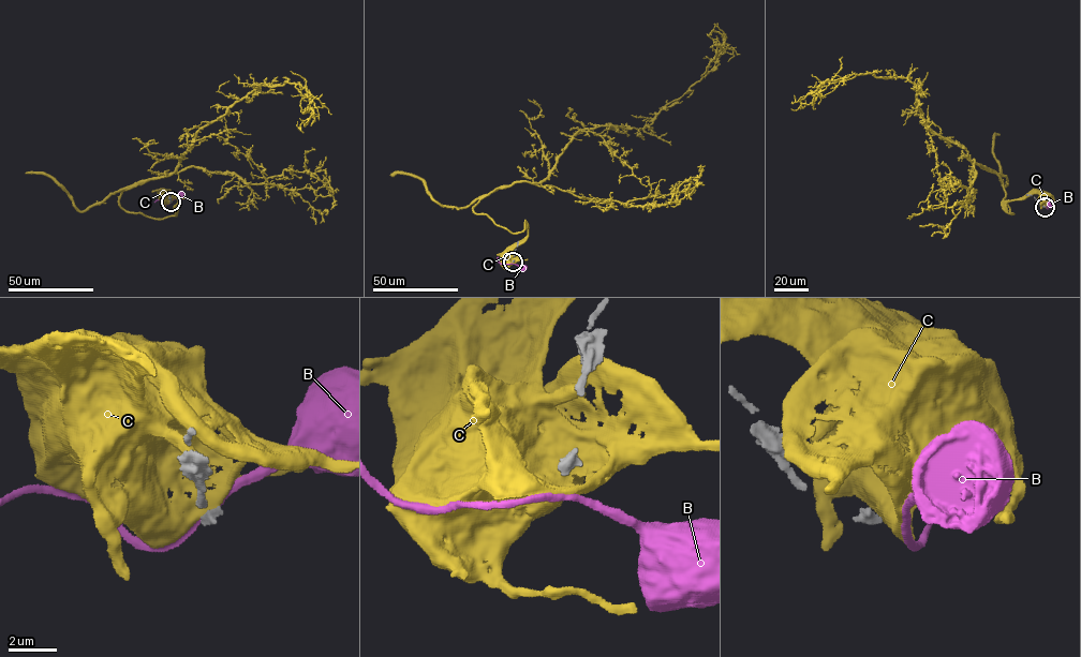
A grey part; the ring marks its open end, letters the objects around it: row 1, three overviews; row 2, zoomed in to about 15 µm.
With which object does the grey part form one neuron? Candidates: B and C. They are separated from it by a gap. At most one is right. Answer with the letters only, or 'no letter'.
no letter

